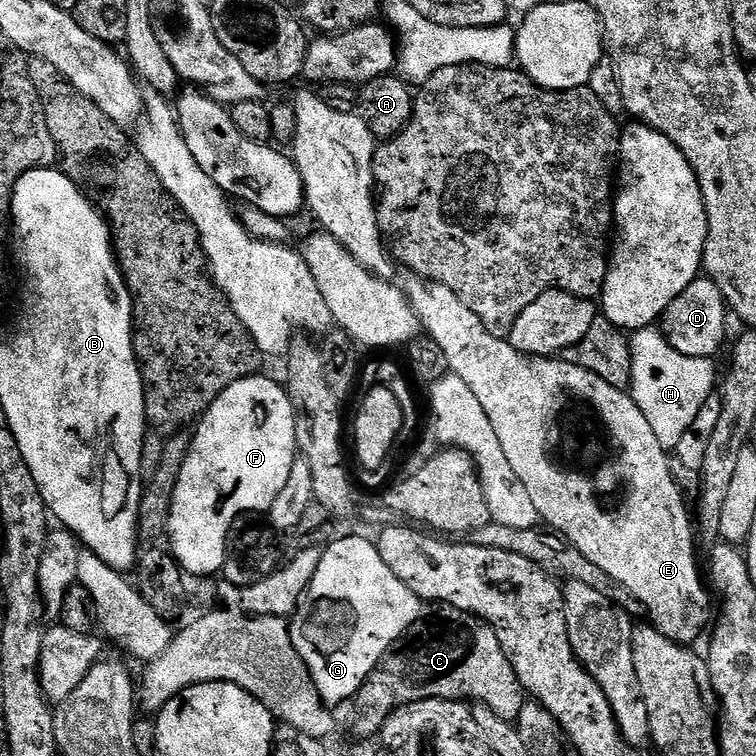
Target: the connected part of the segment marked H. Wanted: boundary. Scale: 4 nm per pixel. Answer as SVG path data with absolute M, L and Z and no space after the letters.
M659 327L641 328L631 337L632 346L632 401L646 414L650 430L666 450L674 450L689 430L703 403L714 393L718 384L716 368L709 358L690 358L678 354Z

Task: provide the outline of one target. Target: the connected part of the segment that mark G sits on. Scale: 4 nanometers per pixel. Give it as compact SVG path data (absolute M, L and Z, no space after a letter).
M344 536L321 551L318 570L290 617L294 650L314 678L325 704L351 701L378 666L382 654L411 624L421 619L422 601L382 562L375 543L364 536Z

